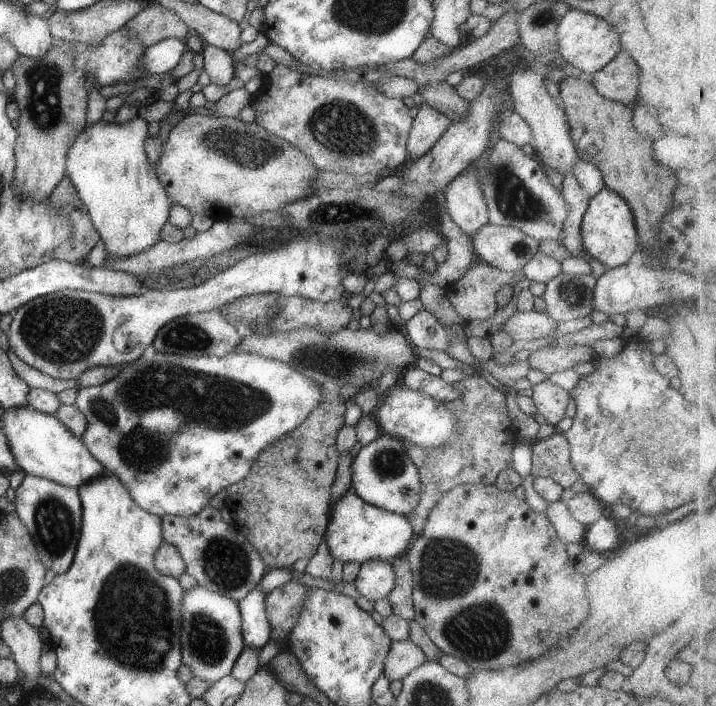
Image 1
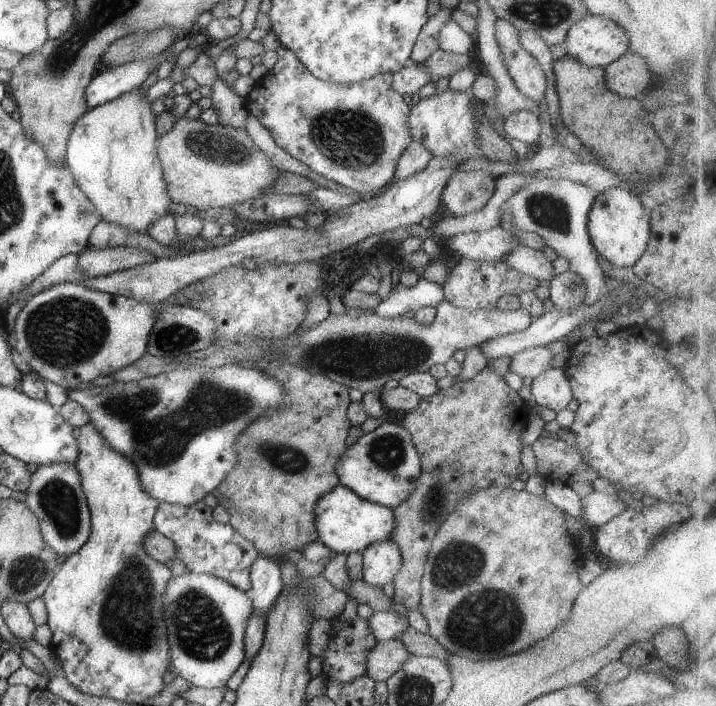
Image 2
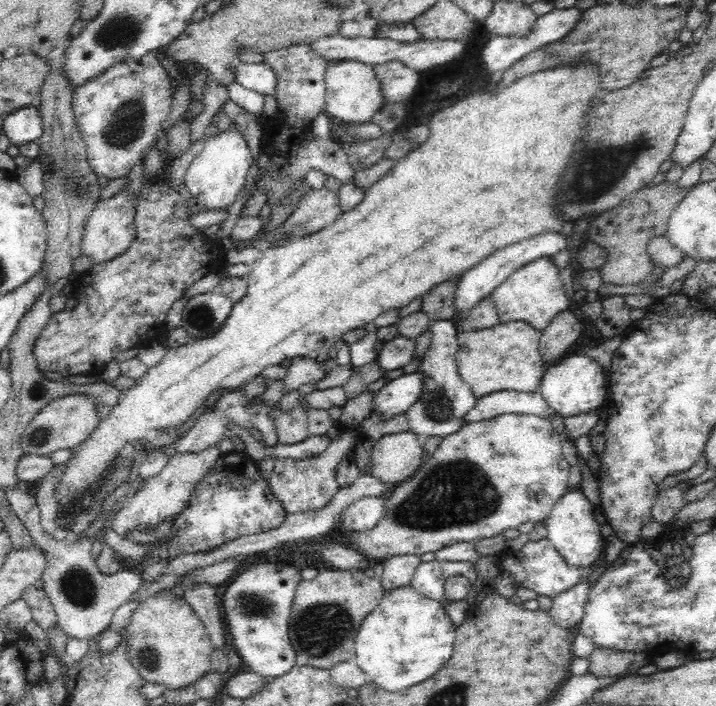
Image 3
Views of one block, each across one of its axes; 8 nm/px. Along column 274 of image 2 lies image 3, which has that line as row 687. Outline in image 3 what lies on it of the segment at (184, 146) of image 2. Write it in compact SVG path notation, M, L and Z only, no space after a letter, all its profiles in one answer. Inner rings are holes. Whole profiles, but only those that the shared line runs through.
M170 589L146 598L139 603L128 626L128 660L147 682L164 684L176 690L193 685L210 670L210 654L214 650L212 639L195 610Z

